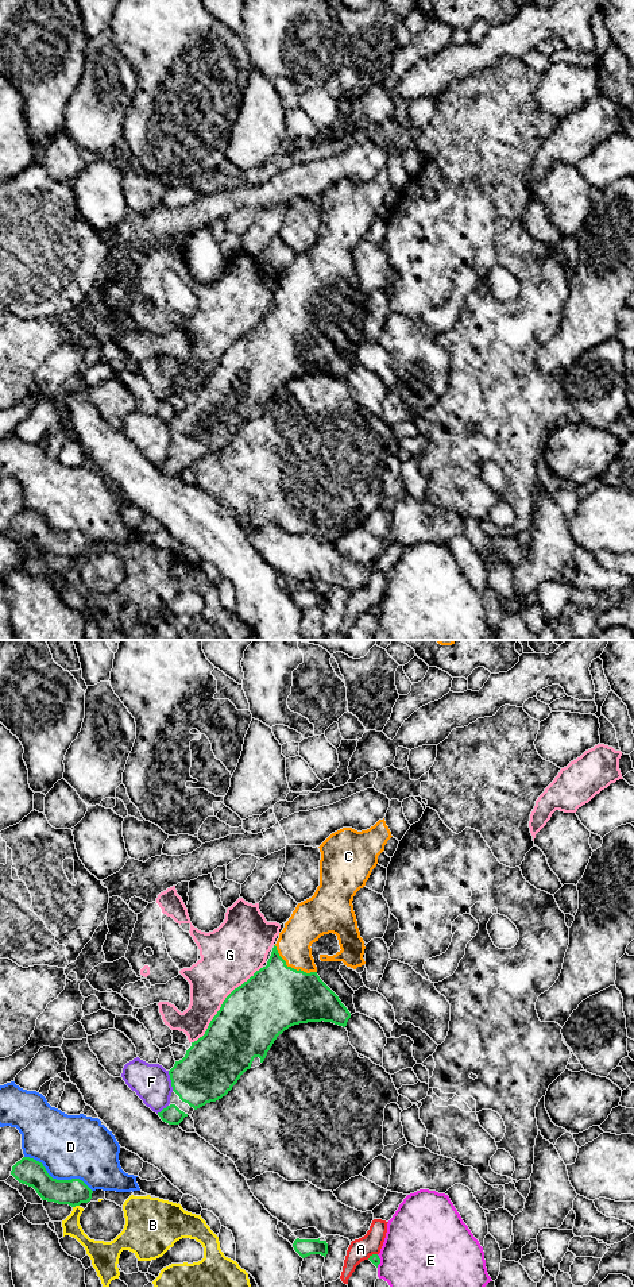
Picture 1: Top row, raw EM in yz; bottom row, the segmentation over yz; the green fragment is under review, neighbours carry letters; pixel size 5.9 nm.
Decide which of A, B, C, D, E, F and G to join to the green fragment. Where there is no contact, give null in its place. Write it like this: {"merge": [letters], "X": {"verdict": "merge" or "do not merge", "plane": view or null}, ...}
{"merge": ["C"], "A": {"verdict": "do not merge", "plane": "yz"}, "B": {"verdict": "do not merge", "plane": "yz"}, "C": {"verdict": "merge", "plane": "yz"}, "D": {"verdict": "do not merge", "plane": "yz"}, "E": {"verdict": "do not merge", "plane": "yz"}, "F": {"verdict": "do not merge", "plane": "yz"}, "G": {"verdict": "do not merge", "plane": "yz"}}

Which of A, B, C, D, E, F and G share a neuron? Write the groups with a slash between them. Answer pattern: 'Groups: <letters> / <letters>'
Groups: A / B / C / D / E / F / G

